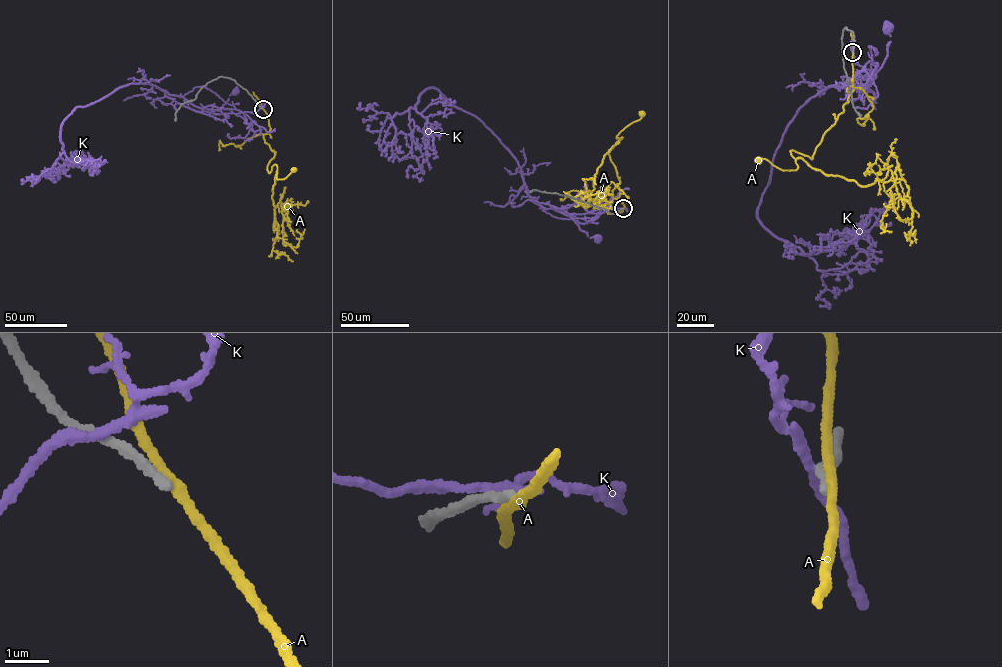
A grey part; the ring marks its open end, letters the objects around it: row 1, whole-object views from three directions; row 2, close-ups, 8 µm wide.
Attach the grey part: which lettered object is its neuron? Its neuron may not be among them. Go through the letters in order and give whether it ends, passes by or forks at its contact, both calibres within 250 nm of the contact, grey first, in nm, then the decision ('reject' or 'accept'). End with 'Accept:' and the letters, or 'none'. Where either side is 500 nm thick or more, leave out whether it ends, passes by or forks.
A: it passes by; calibres 240 and 200 nm; reject
K: it passes by; calibres 190 and 240 nm; reject
Accept: none

